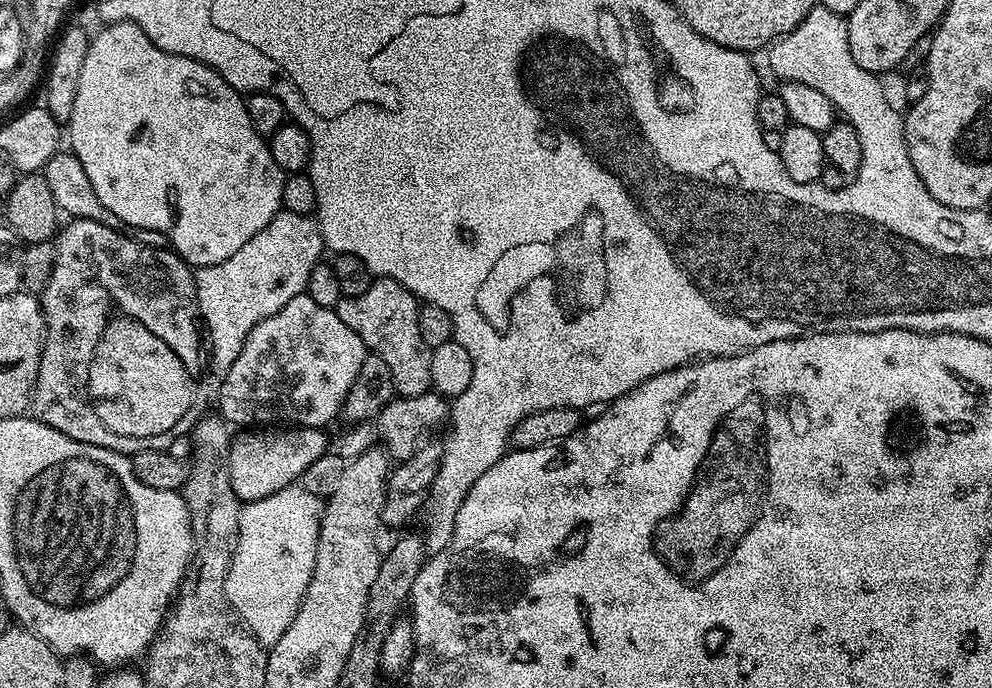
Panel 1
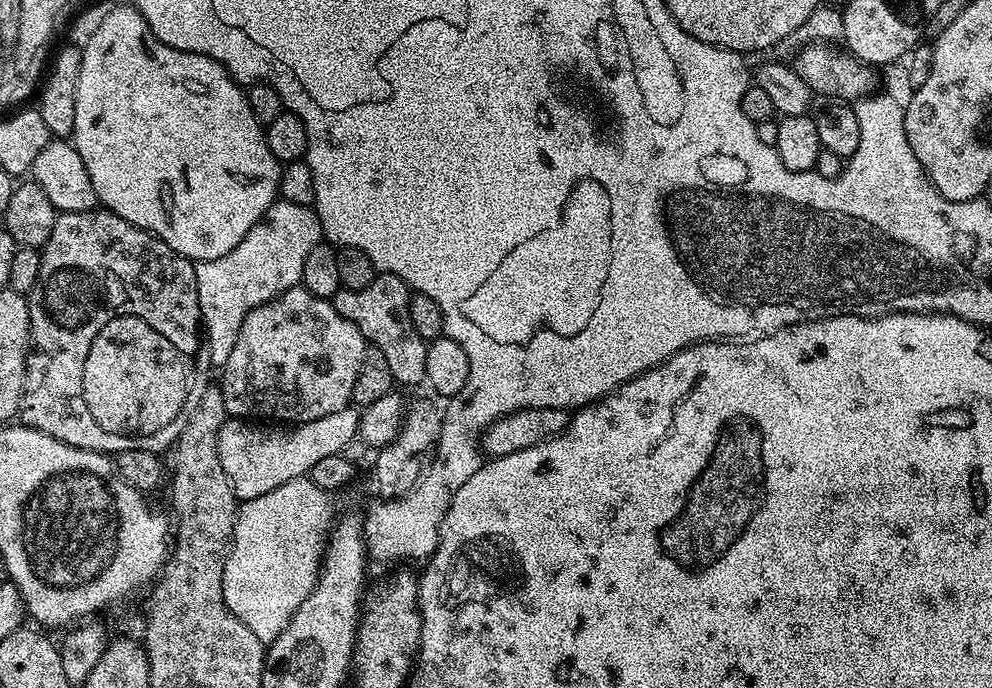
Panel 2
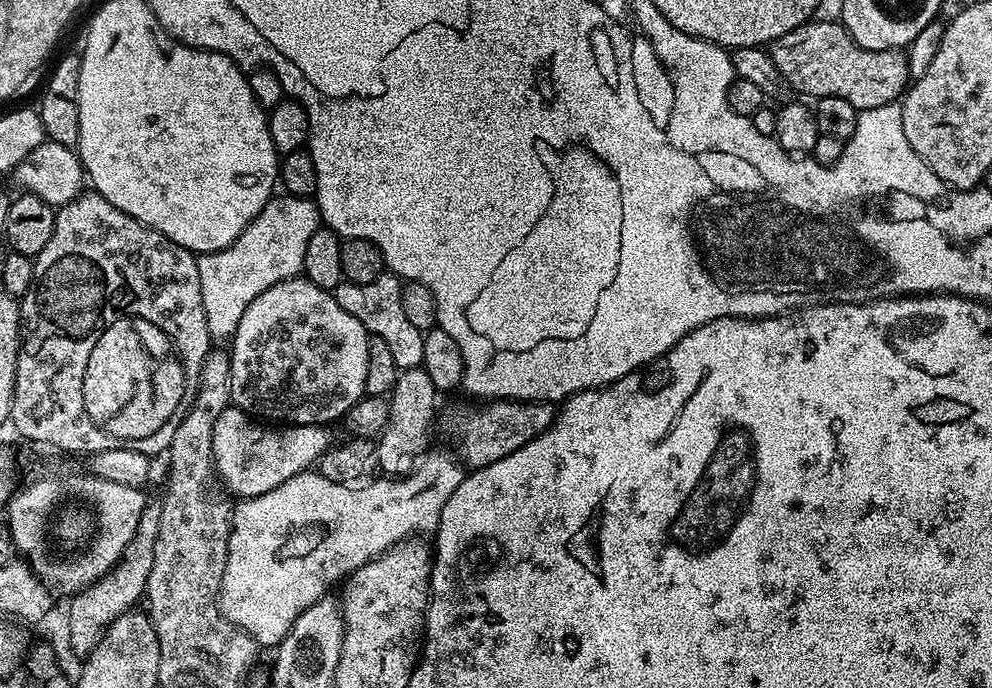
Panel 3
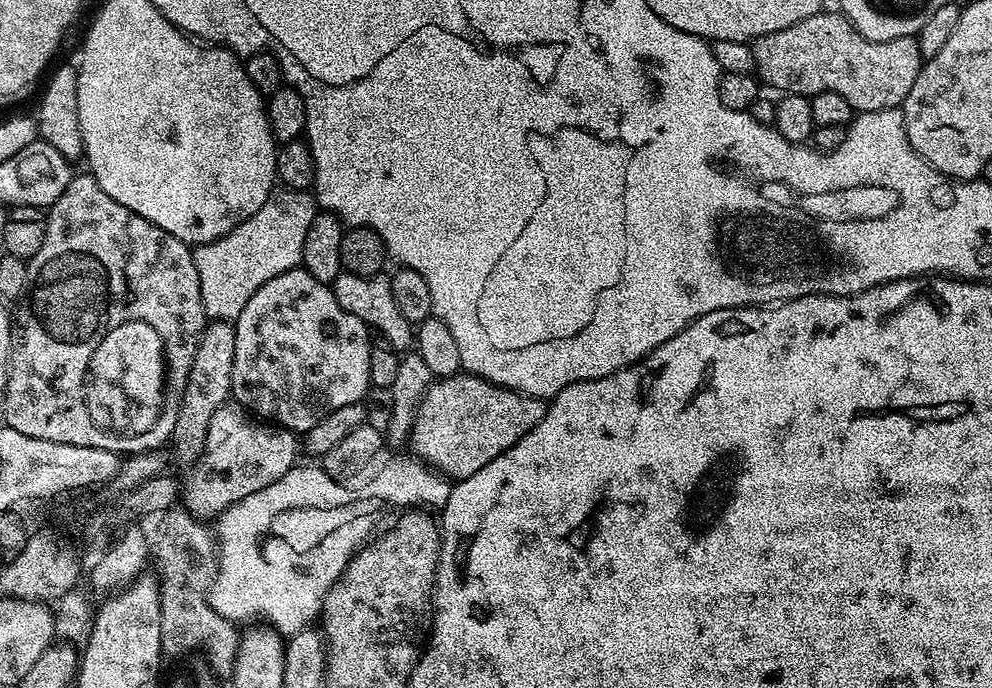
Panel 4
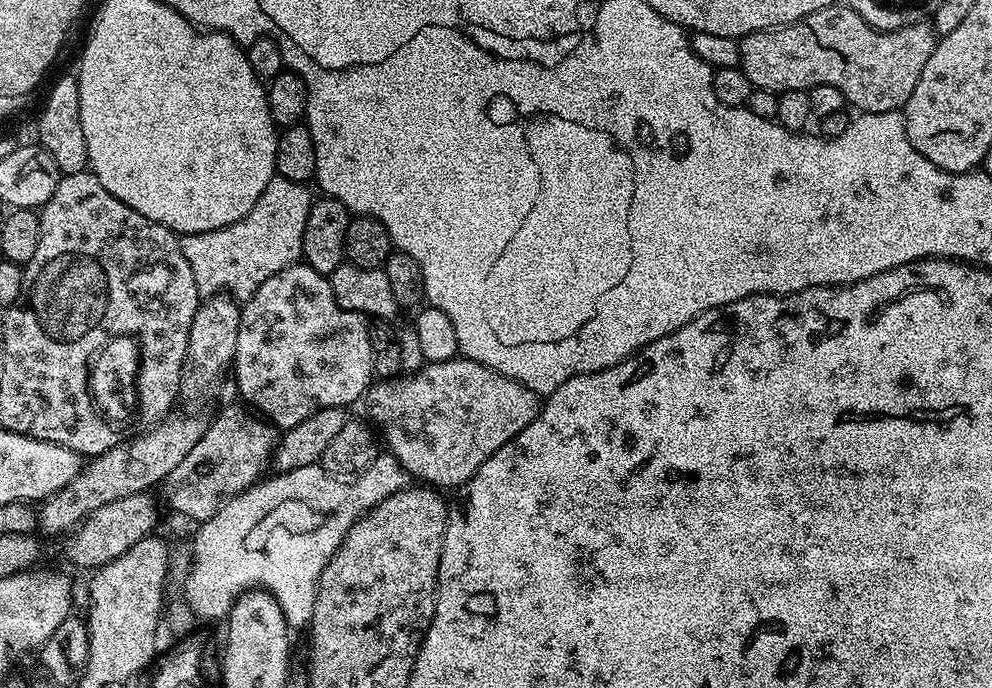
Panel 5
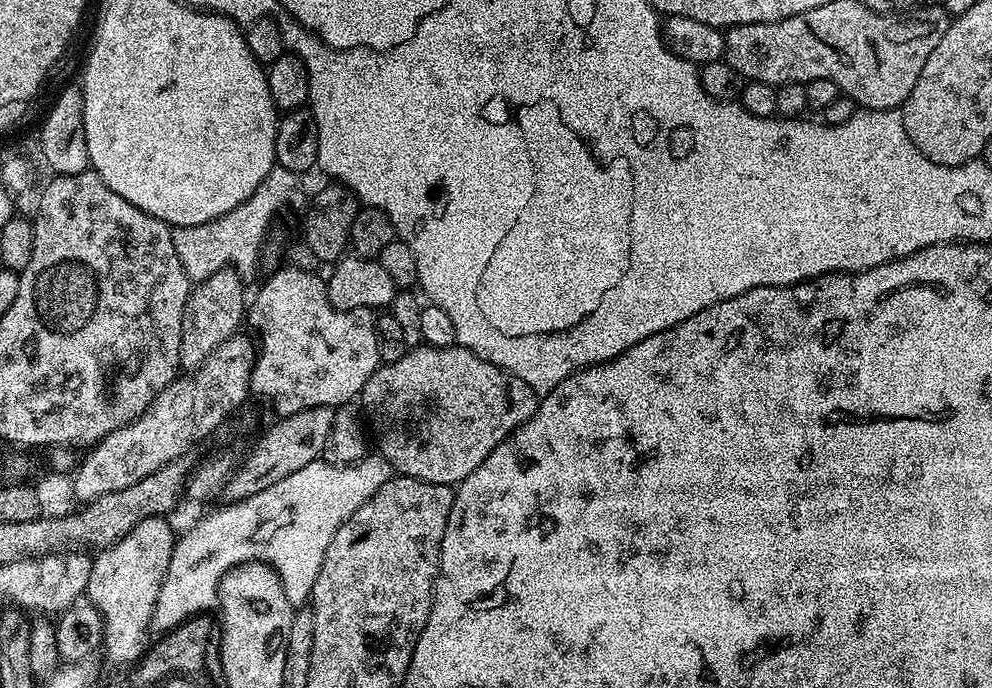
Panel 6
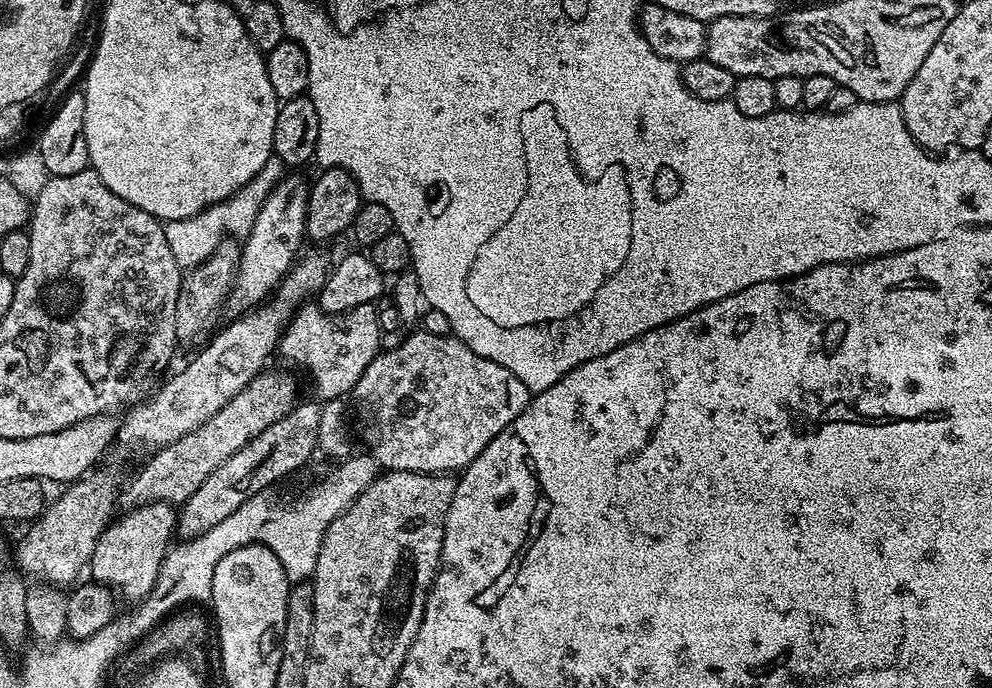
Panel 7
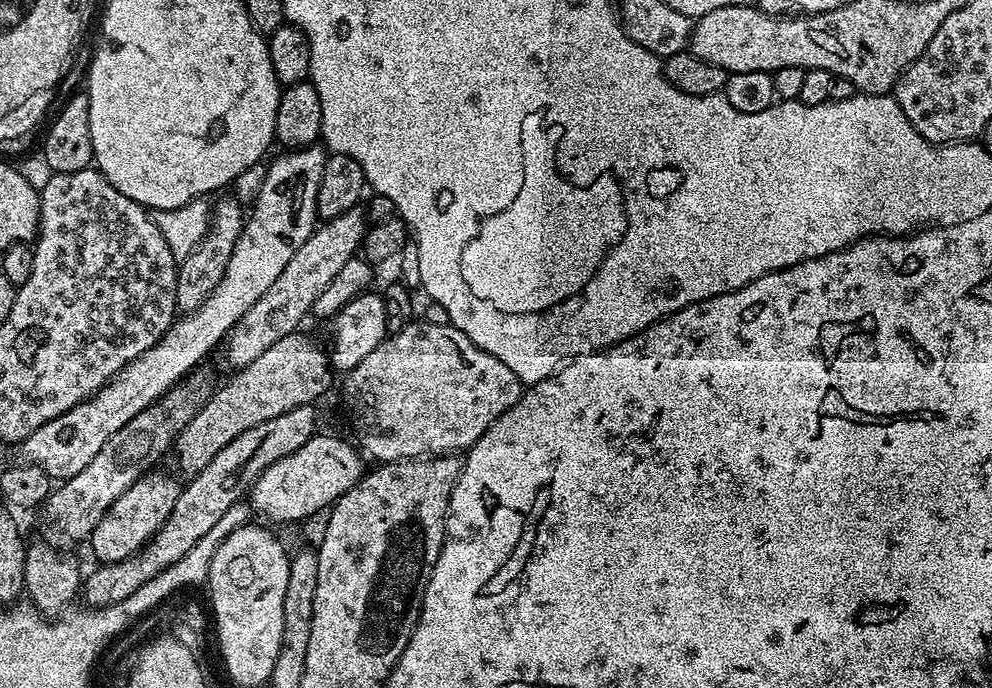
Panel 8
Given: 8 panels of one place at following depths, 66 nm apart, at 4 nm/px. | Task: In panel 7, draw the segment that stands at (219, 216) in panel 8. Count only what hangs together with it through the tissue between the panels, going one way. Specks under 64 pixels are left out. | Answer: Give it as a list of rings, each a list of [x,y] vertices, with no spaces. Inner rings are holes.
[[[235,239],[223,240],[218,250],[214,250],[214,254],[206,258],[206,262],[183,273],[178,294],[178,310],[174,310],[176,338],[181,345],[199,345],[200,336],[207,337],[217,327],[216,311],[219,308],[221,311],[227,305],[228,295],[236,283],[236,269],[240,267],[240,249],[241,245]]]

